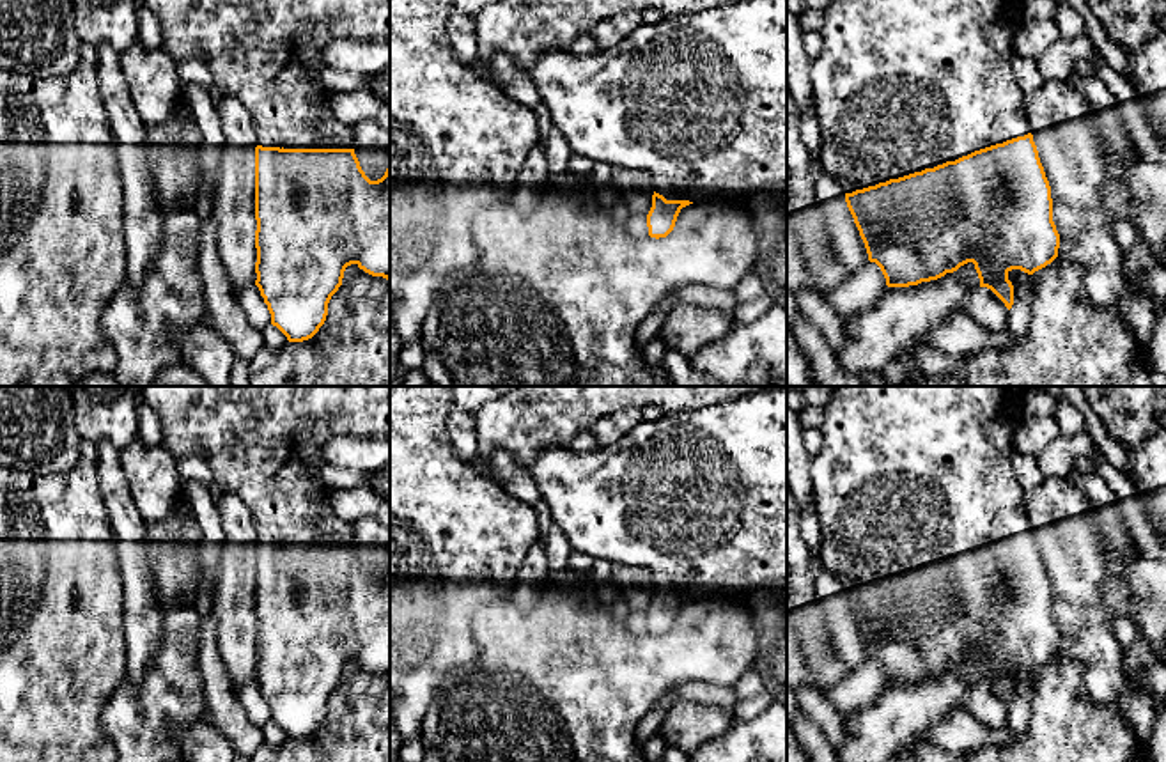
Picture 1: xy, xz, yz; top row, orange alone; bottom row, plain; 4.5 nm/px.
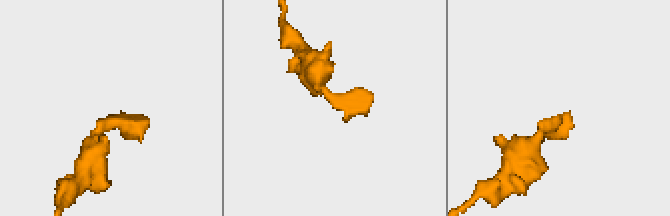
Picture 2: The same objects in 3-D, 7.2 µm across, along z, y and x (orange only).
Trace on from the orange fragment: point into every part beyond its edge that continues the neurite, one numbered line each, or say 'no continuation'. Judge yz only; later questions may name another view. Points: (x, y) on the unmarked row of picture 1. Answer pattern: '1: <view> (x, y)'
1: yz (908, 475)

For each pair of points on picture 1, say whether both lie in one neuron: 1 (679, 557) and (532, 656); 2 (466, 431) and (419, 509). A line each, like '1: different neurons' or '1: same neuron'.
1: different neurons
2: different neurons

